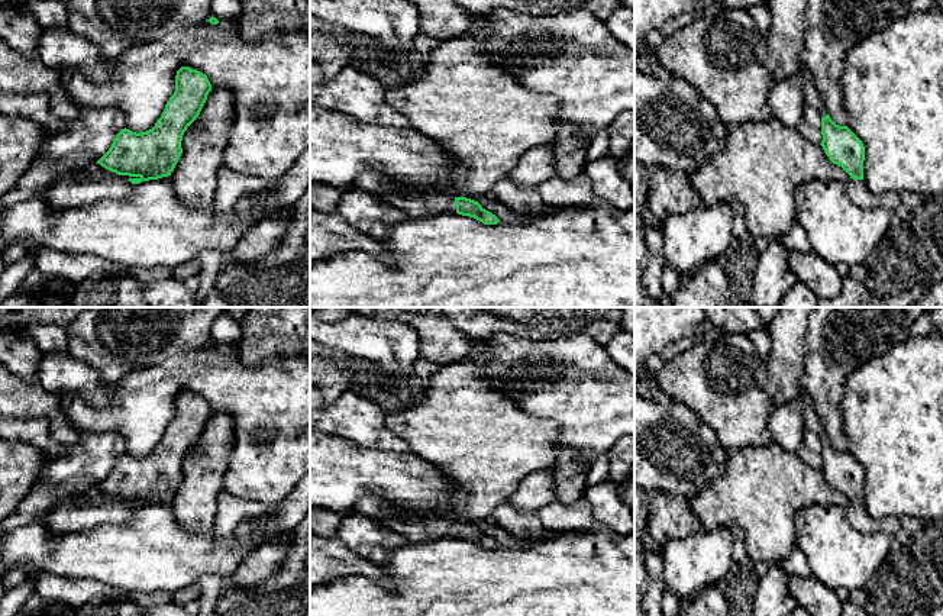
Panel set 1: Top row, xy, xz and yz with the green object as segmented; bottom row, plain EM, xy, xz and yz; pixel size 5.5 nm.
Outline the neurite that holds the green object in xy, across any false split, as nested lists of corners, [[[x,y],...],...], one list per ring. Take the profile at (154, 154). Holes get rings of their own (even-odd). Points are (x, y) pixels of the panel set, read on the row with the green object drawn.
[[[181,67],[175,91],[155,126],[141,133],[122,129],[109,151],[91,165],[91,171],[101,165],[113,174],[104,178],[67,174],[45,191],[49,204],[62,212],[100,200],[122,200],[136,193],[138,183],[171,175],[183,154],[183,135],[198,117],[210,91],[206,74]]]

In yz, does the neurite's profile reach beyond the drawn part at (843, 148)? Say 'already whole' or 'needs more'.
needs more

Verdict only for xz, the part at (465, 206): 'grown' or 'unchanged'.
grown

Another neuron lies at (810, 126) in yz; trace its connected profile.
[[[804,103],[804,117],[797,126],[798,132],[810,142],[820,145],[823,141],[821,135],[821,116],[808,103]]]

